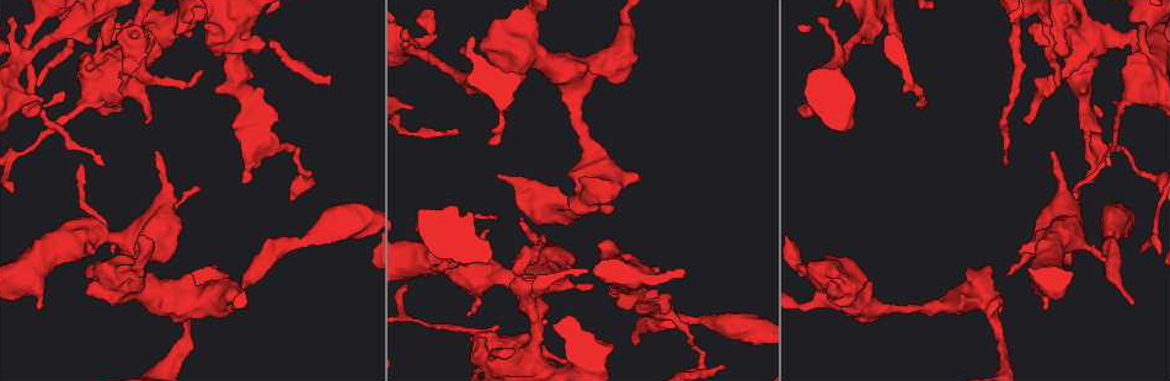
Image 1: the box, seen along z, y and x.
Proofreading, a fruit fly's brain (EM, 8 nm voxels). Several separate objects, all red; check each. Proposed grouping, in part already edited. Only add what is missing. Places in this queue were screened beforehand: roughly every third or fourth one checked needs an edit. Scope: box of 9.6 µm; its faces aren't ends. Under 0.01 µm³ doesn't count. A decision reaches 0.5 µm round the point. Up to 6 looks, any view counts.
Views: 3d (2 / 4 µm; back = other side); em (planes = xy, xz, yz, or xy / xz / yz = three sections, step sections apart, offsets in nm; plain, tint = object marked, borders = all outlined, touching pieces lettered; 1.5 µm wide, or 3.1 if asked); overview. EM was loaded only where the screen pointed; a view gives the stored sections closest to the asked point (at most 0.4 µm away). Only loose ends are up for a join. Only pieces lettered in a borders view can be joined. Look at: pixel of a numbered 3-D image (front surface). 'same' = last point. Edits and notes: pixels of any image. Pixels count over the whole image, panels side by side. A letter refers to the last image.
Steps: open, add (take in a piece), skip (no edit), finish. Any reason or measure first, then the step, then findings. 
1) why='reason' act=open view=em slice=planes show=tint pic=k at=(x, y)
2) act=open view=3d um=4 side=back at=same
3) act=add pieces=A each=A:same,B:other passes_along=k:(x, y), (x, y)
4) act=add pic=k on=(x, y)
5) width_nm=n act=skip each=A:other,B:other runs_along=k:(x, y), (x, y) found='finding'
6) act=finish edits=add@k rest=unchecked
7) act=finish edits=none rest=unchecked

why='thick end' act=open view=em slice=planes show=plain pic=1 at=(639, 181)

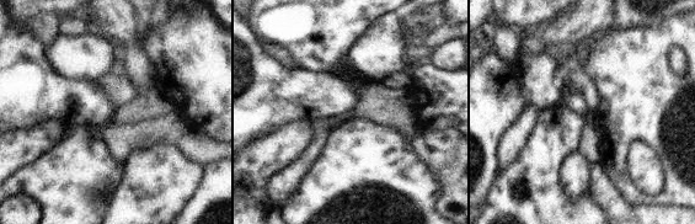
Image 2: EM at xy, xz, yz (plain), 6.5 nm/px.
act=open view=em slice=planes show=borders at=same

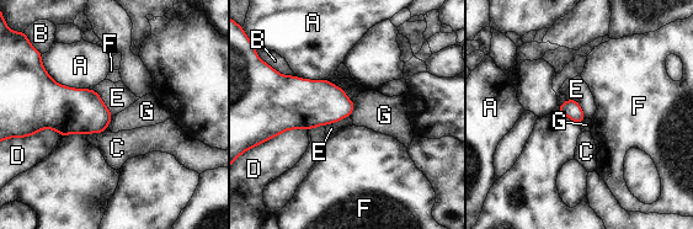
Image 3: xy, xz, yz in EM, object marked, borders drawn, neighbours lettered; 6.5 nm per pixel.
act=skip each=A:other,B:other,C:other,D:other,E:other,F:other,G:other border=3:(559, 105), (575, 100), (585, 117) found='none of them fits'

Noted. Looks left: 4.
why='branch stops here' act=open view=em slice=xz step=4 show=borders pic=1 at=(635, 346)

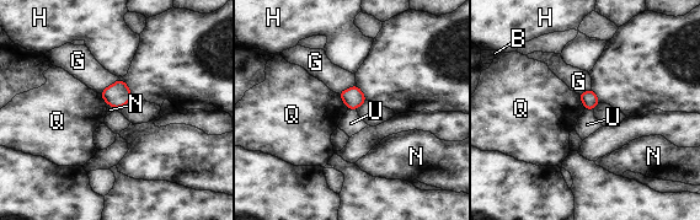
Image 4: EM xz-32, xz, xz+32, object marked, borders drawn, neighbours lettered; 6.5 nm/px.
act=open view=em slice=planes show=borders at=same

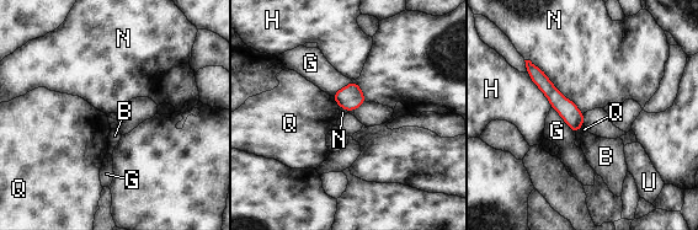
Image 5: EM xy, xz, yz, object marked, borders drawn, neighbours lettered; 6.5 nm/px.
longest_contact=N:500nm act=skip each=B:other,G:other,H:other,N:other,Q:other,U:other found='no lettered piece goes on from it'

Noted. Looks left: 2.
why='free end' act=open view=em slice=yz step=4 show=tint pic=1 at=(40, 307)

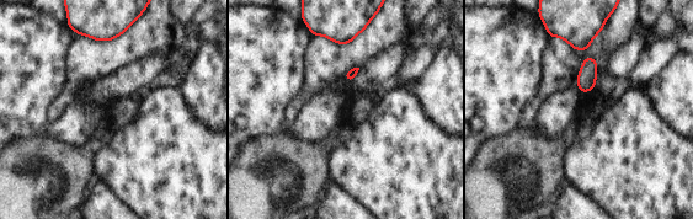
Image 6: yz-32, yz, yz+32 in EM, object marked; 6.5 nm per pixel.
why='another direction' act=open view=em slice=planes show=borders at=same

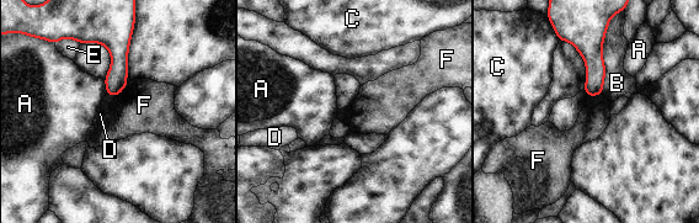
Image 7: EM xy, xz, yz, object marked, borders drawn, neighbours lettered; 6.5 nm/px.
longest_contact=B:550nm act=skip each=A:other,B:other,C:other,D:other,E:other,F:other border=7:(128, 83), (117, 96) found='no lettered piece goes on from it'

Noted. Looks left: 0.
act=finish edits=none rest=unchecked

